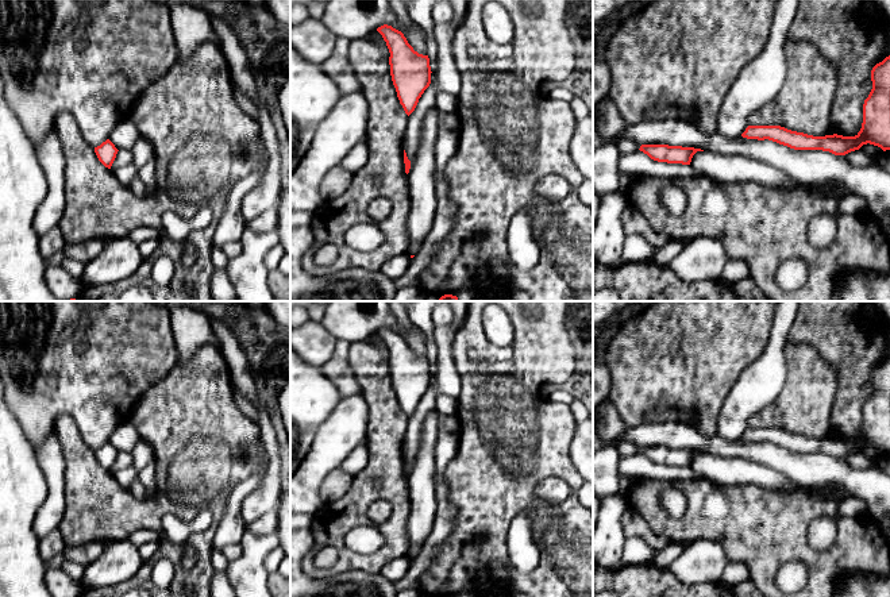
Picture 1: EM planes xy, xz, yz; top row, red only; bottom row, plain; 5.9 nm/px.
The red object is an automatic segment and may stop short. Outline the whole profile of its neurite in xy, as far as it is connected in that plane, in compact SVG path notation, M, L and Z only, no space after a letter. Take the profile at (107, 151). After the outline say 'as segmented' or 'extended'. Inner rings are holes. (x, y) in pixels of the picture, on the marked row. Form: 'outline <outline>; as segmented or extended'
outline M109 139L103 142L100 146L95 147L95 153L99 161L108 169L111 169L117 151L119 150L115 147L115 145Z; as segmented

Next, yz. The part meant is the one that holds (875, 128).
outline M890 55L871 70L872 89L863 104L863 123L855 136L813 136L781 126L748 126L741 134L747 139L773 140L794 150L822 150L845 155L863 145L890 150Z; as segmented

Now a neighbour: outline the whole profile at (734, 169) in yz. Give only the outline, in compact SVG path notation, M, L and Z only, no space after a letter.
M697 151L690 165L714 181L729 184L756 182L785 192L794 190L798 184L798 181L768 163L740 155Z

